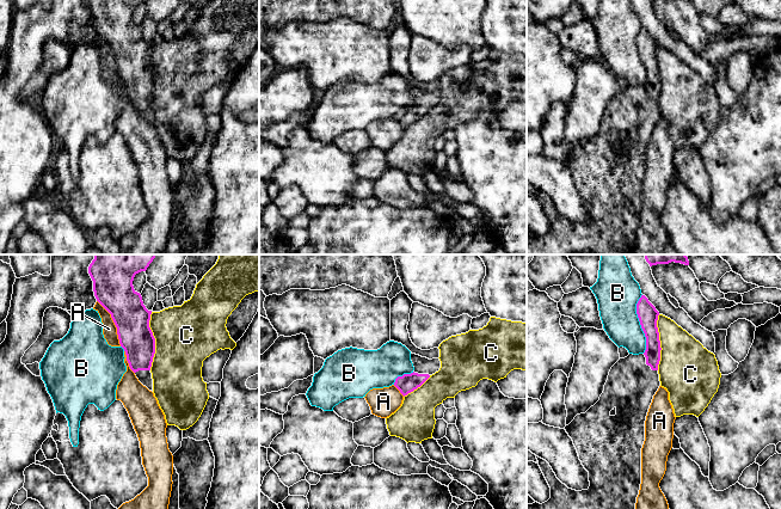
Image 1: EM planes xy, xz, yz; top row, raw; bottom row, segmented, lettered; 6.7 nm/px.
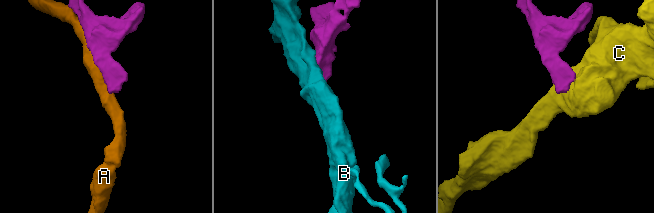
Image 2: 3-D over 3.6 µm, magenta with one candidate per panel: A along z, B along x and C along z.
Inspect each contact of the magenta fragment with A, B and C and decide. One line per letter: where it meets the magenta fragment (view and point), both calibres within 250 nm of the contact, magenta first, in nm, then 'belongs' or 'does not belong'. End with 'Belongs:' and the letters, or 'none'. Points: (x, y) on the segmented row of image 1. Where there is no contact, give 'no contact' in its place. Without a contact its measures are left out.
A: xy (114, 322) | 280/100 nm | does not belong
B: yz (640, 324) | 140/280 nm | does not belong
C: xy (154, 341) | 240/400 nm | does not belong
Belongs: none

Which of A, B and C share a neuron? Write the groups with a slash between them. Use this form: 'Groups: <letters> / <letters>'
Groups: A / B / C

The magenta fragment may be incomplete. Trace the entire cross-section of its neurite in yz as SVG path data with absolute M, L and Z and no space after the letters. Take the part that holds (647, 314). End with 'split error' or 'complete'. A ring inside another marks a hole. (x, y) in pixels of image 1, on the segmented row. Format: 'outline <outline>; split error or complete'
outline M641 295L637 303L637 314L646 337L645 352L629 354L620 358L609 372L599 400L565 427L582 465L589 472L589 489L582 491L568 489L556 478L549 464L536 456L551 487L551 498L542 504L537 502L527 504L527 509L635 509L641 484L645 421L653 395L660 386L658 364L662 350L657 327L659 312L645 295Z; split error

